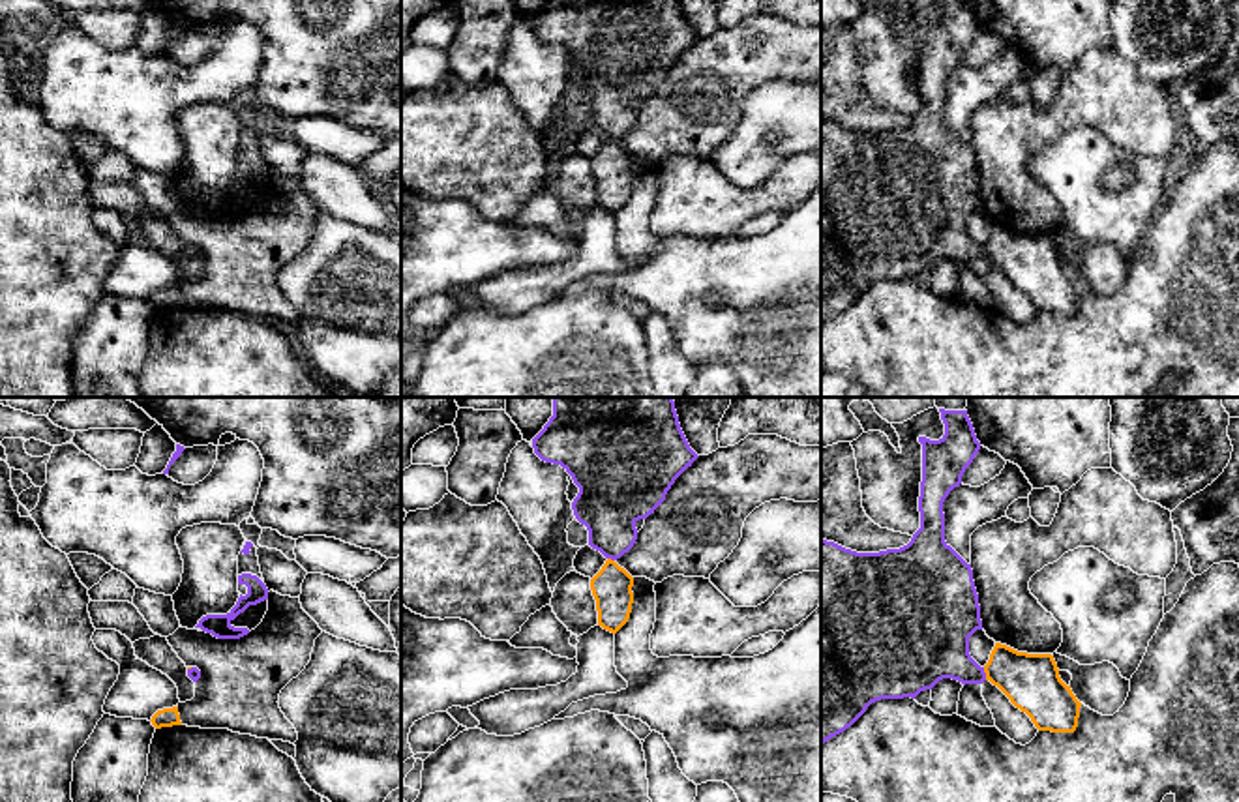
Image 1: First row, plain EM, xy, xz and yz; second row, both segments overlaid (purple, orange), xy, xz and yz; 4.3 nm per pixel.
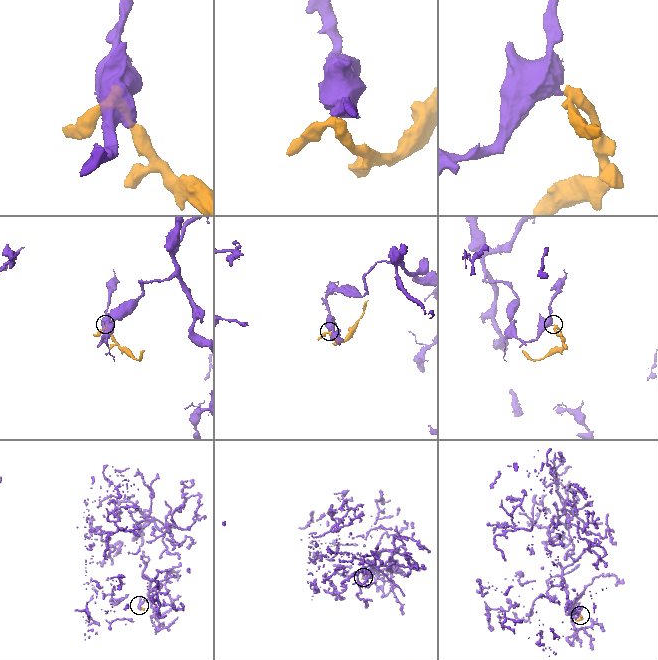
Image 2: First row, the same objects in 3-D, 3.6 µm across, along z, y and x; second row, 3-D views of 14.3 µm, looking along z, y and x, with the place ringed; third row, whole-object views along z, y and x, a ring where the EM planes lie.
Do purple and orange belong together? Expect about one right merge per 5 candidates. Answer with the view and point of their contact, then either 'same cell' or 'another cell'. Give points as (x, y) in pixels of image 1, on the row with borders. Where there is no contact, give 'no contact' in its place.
contact yz (985, 673); another cell

